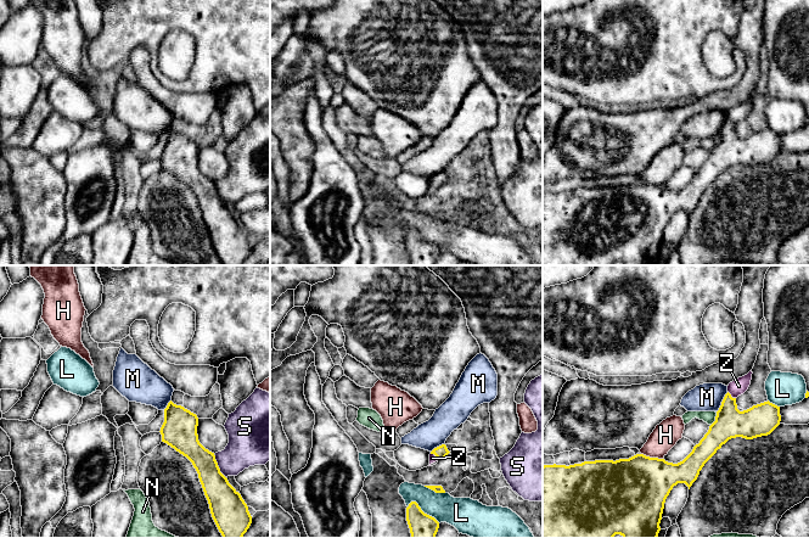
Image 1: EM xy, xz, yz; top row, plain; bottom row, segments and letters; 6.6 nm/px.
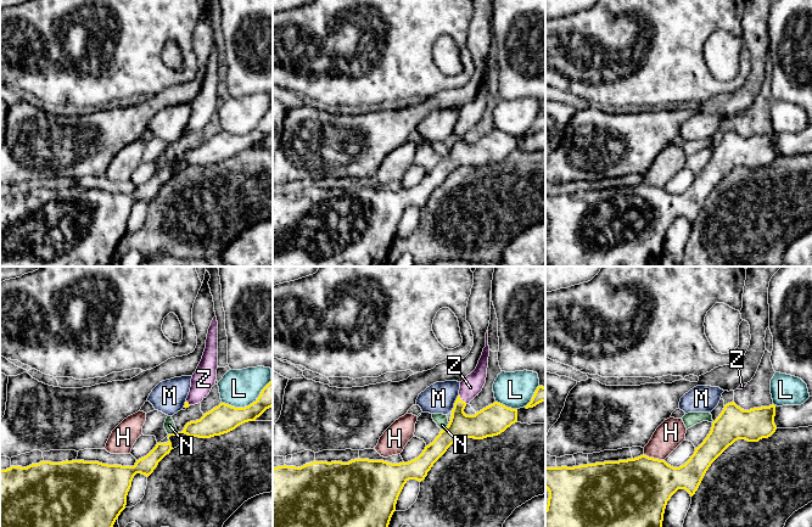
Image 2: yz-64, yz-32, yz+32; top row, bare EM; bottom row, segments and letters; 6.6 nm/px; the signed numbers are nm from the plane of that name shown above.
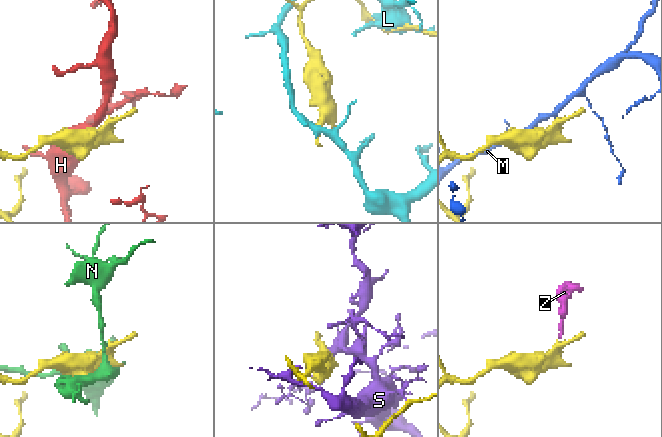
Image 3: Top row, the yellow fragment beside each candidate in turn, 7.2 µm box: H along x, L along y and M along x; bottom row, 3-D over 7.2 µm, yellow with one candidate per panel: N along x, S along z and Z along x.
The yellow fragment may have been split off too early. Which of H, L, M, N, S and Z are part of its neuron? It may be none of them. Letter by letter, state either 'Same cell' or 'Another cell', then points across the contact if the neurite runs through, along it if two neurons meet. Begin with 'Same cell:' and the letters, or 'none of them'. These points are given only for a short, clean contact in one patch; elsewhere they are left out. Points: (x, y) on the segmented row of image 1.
Same cell: Z
H: Another cell
L: Another cell
M: Another cell. Boundary: yz (728, 392), (717, 412)
N: Another cell
S: Another cell
Z: Same cell. Path across: yz (759, 420), (742, 420), (730, 396), (739, 386)

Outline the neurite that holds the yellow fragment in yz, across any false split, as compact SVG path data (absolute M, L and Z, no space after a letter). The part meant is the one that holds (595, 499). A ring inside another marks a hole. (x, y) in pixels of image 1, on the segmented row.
M752 370L727 386L715 421L709 426L708 432L696 444L692 452L680 463L673 464L664 459L650 458L636 454L629 459L619 460L595 460L574 465L544 465L543 466L543 538L613 538L620 534L623 538L657 538L661 531L659 523L664 509L664 503L670 491L678 483L685 483L689 489L697 480L704 464L721 448L729 439L742 437L753 439L770 435L781 421L780 407L768 402L753 405L740 411L736 398L743 394L752 380Z

